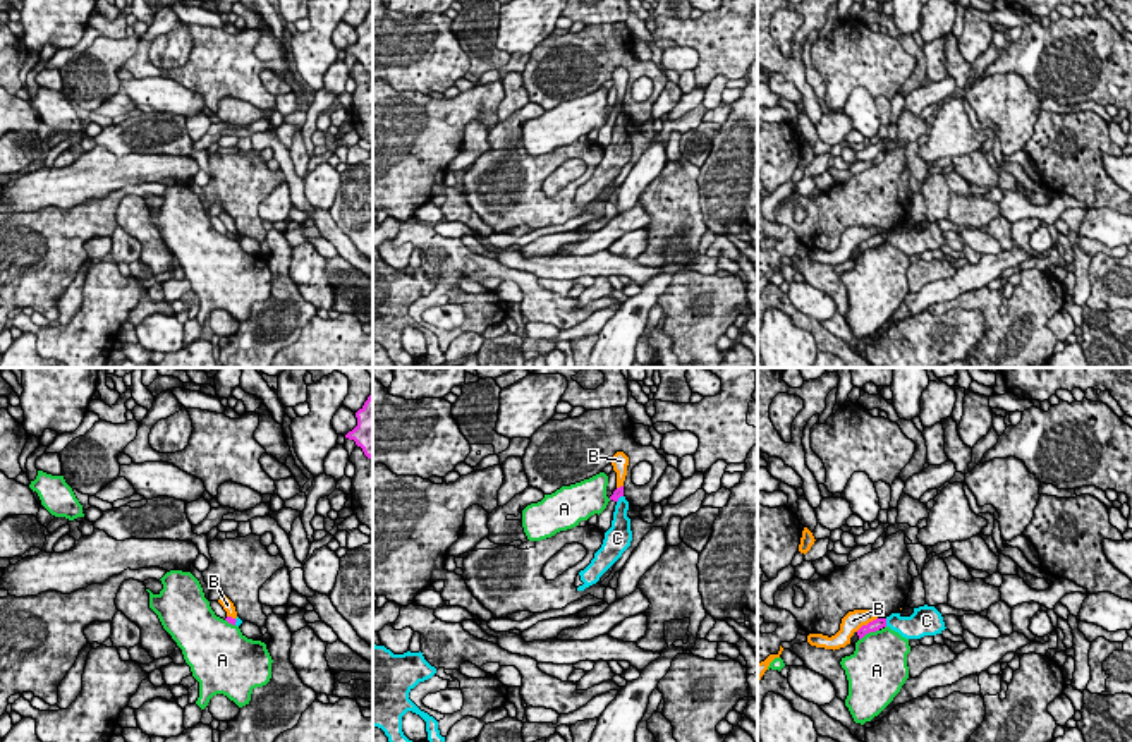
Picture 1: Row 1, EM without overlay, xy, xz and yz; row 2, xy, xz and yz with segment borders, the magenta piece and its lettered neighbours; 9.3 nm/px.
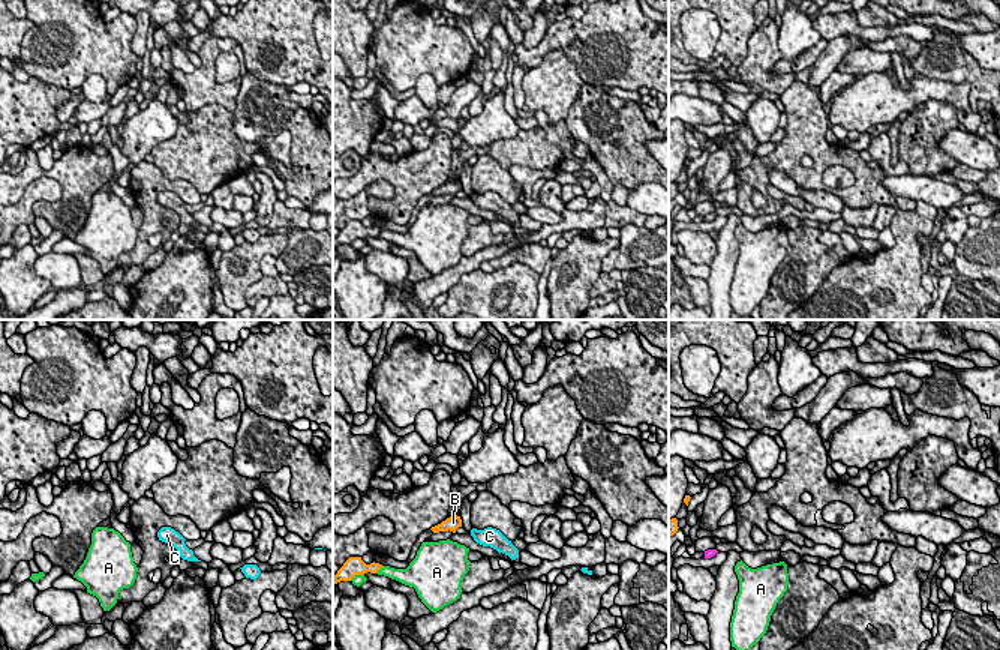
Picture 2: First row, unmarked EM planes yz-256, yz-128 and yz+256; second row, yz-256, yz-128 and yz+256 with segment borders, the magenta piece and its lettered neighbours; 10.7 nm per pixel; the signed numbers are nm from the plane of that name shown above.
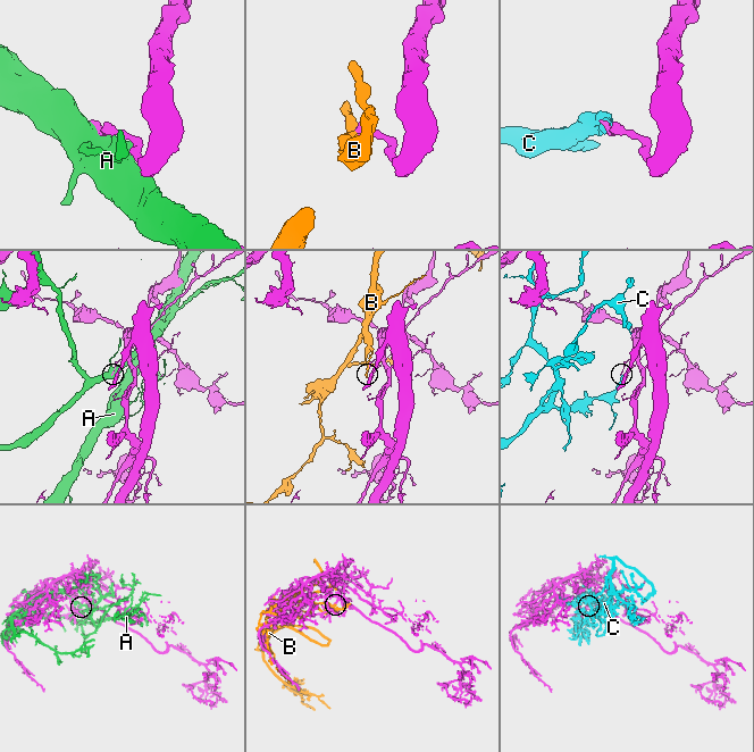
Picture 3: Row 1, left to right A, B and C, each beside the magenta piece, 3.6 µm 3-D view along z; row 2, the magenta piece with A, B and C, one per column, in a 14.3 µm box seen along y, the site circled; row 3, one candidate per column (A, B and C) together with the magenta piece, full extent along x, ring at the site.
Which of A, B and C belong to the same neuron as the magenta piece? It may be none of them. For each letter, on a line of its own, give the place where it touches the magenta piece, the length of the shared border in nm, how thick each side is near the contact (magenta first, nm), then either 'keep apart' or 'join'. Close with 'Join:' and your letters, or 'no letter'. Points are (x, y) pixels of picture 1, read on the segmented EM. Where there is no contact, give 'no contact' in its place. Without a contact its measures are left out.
A: yz (868, 632) | 220 nm | 100/460 nm | keep apart
B: yz (868, 624) | 240 nm | 100/180 nm | keep apart
C: yz (885, 622) | 80 nm | 100/220 nm | keep apart
Join: no letter

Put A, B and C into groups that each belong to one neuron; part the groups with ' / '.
A / B / C

